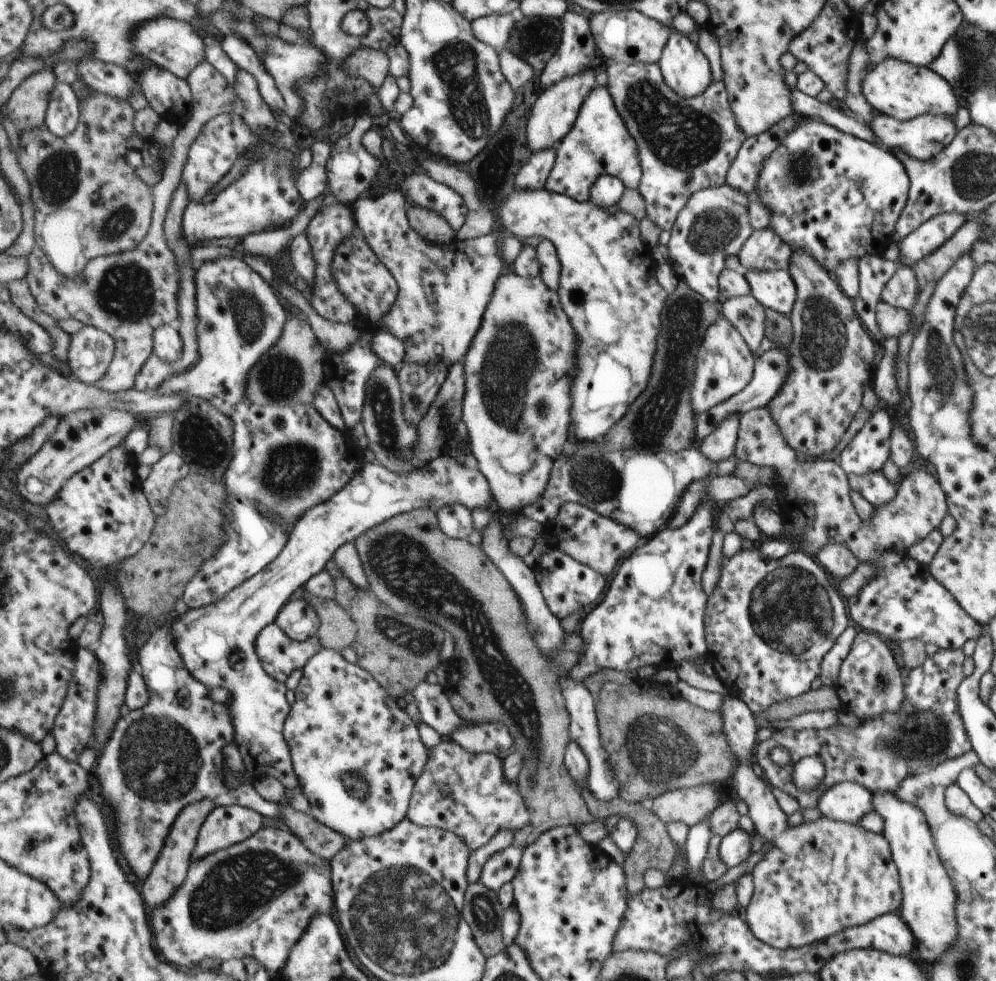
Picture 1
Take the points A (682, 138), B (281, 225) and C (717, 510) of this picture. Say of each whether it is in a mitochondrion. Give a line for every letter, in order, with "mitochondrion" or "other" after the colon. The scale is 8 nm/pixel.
A: mitochondrion
B: other
C: other

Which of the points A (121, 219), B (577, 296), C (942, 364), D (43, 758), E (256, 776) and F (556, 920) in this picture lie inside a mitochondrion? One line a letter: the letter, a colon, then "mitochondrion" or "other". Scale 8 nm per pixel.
A: mitochondrion
B: other
C: mitochondrion
D: other
E: other
F: other

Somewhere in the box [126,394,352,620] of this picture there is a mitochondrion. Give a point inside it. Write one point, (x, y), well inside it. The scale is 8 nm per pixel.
(291, 471)

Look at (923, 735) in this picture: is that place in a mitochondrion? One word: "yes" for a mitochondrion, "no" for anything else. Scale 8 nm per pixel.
yes

